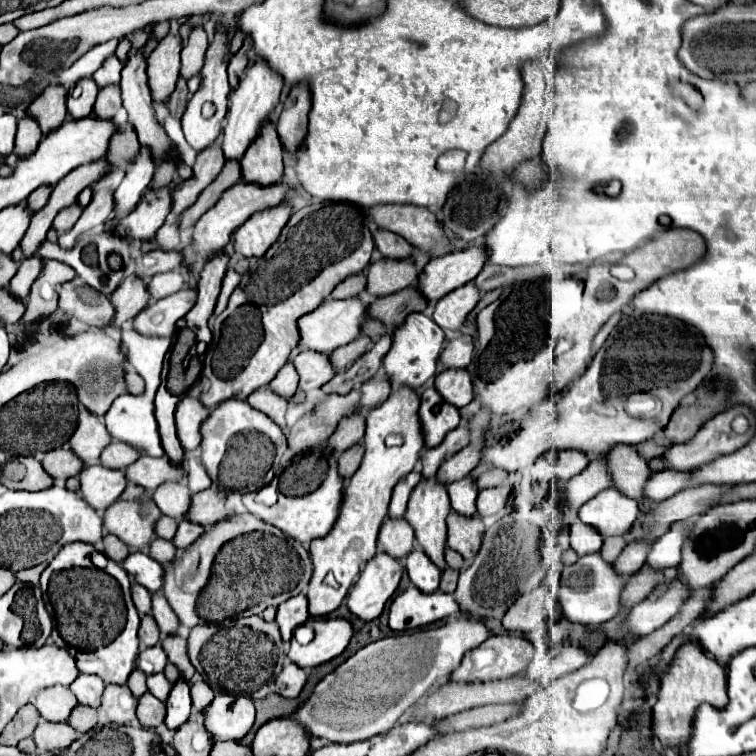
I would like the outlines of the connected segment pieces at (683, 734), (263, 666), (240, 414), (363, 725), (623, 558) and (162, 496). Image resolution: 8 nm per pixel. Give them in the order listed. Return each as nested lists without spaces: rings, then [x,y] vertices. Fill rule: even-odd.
[[[684,643],[678,647],[670,667],[660,679],[658,701],[654,705],[654,735],[662,741],[664,747],[678,747],[684,743],[692,731],[692,717],[698,705],[710,703],[714,707],[724,707],[728,703],[726,697],[726,667],[716,663],[700,643]]]
[[[234,617],[214,625],[196,625],[188,637],[188,655],[196,671],[210,683],[230,695],[250,695],[268,683],[274,675],[282,639],[276,623],[266,623],[260,617]],[[248,653],[248,657],[238,657]]]
[[[238,399],[222,401],[214,411],[210,411],[208,419],[204,419],[200,427],[200,433],[202,433],[200,461],[208,477],[212,479],[212,485],[220,493],[228,491],[252,493],[262,485],[268,485],[274,477],[276,457],[280,461],[286,449],[286,437],[282,429],[266,415],[252,409],[246,401]]]
[[[466,617],[450,621],[438,629],[422,629],[412,635],[392,635],[380,641],[374,641],[346,659],[330,675],[326,675],[312,691],[312,695],[294,711],[294,719],[306,727],[308,735],[322,737],[332,743],[354,743],[364,741],[374,735],[380,735],[392,729],[402,713],[420,701],[436,683],[444,681],[462,661],[464,653],[478,647],[490,637],[490,631],[480,621],[470,621]]]
[[[628,543],[622,549],[622,553],[618,555],[618,559],[614,561],[616,573],[620,573],[620,575],[634,575],[644,565],[648,549],[650,549],[648,543]]]
[[[168,481],[154,489],[152,499],[160,507],[162,515],[182,521],[184,513],[188,511],[188,505],[190,505],[190,491],[188,491],[186,483],[182,483],[182,481],[176,481],[176,483]]]

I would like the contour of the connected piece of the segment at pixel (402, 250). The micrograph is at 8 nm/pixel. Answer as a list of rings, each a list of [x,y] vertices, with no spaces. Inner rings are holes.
[[[378,229],[374,233],[374,243],[376,243],[376,249],[386,257],[386,259],[406,259],[406,257],[412,257],[412,245],[392,233],[392,231],[386,231],[386,229]]]

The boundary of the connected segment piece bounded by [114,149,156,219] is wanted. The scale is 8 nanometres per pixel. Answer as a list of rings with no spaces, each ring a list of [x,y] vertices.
[[[140,149],[140,155],[134,159],[132,167],[126,169],[120,189],[116,189],[116,195],[114,195],[114,199],[116,199],[114,215],[118,219],[122,219],[124,215],[128,215],[134,209],[136,201],[148,187],[152,175],[154,175],[154,169],[156,169],[156,165],[154,165],[148,149]]]

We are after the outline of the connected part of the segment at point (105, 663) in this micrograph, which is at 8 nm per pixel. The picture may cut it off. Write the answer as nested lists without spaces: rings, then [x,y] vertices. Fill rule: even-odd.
[[[138,619],[124,621],[124,625],[118,625],[118,637],[94,651],[68,647],[80,673],[94,673],[102,677],[104,683],[126,683],[138,655],[138,625]]]

